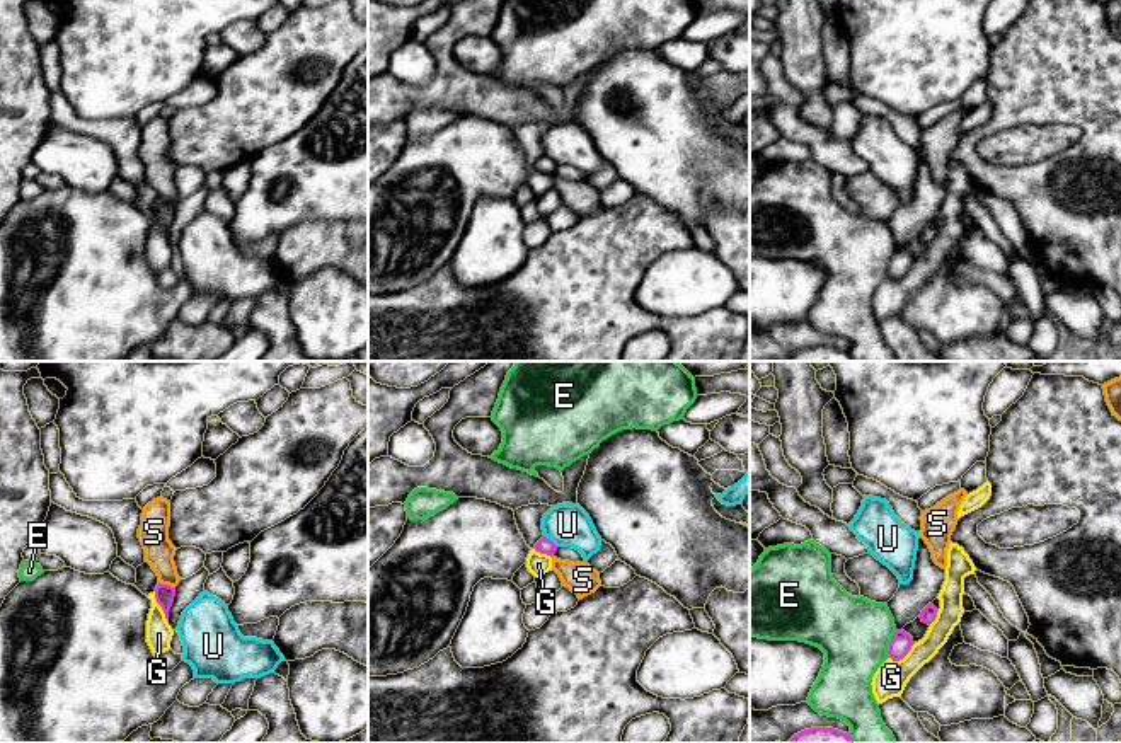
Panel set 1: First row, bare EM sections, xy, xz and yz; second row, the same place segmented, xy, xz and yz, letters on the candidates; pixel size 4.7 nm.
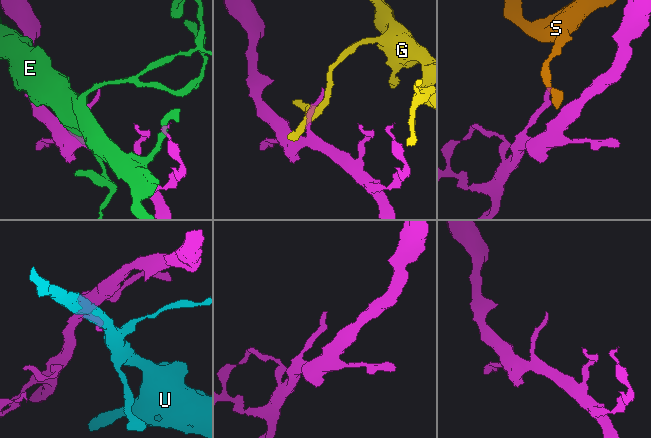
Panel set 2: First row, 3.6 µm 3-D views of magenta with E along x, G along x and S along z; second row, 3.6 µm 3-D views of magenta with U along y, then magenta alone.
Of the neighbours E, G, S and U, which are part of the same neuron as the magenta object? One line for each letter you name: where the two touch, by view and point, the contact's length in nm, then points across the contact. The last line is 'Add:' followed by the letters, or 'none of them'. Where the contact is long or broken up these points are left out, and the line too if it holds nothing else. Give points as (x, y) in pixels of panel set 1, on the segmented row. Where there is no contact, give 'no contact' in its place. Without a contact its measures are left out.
Add: none of them

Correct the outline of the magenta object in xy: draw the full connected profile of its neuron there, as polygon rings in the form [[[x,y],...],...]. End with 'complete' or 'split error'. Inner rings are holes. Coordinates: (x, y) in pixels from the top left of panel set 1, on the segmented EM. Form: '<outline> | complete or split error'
[[[158,583],[155,588],[155,600],[162,607],[165,619],[169,620],[169,610],[175,596],[175,588]]] | complete

